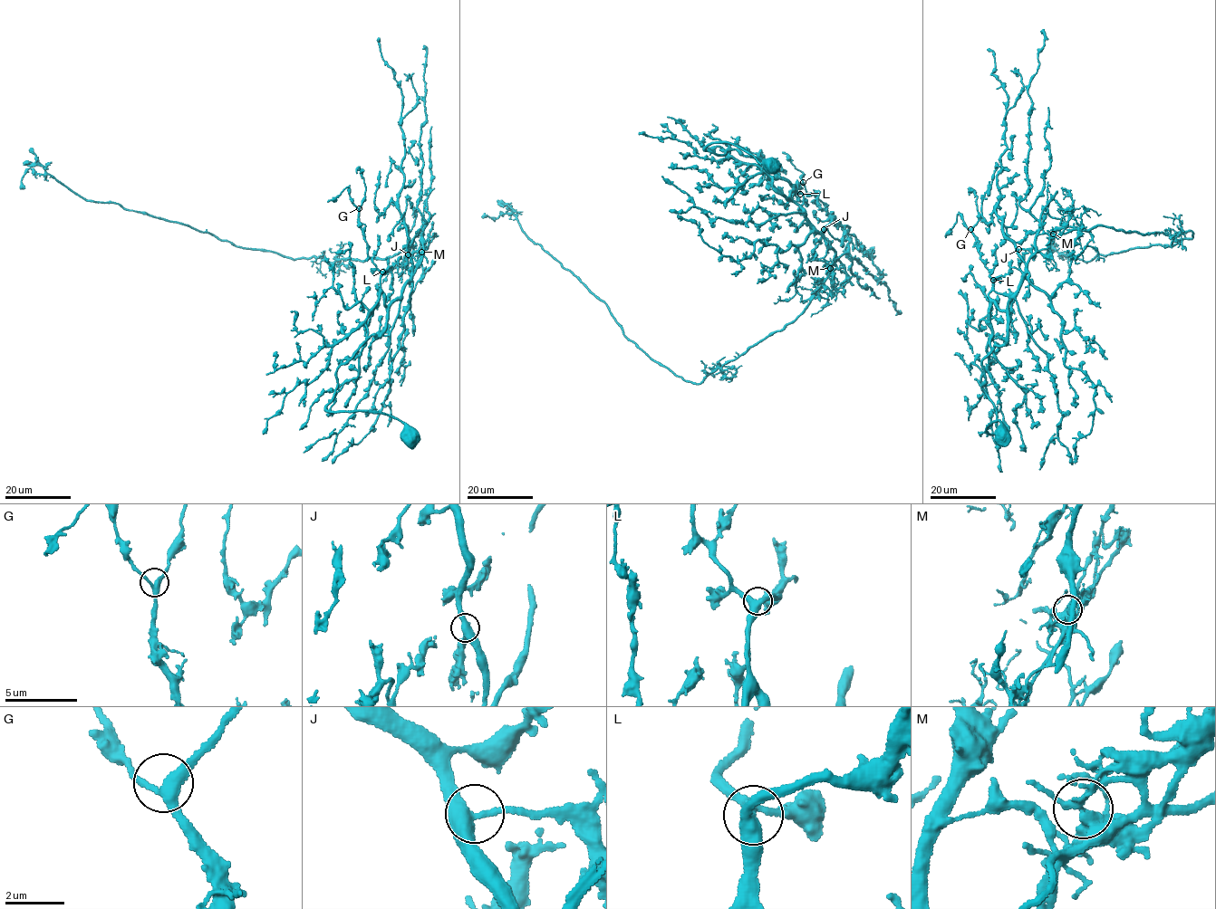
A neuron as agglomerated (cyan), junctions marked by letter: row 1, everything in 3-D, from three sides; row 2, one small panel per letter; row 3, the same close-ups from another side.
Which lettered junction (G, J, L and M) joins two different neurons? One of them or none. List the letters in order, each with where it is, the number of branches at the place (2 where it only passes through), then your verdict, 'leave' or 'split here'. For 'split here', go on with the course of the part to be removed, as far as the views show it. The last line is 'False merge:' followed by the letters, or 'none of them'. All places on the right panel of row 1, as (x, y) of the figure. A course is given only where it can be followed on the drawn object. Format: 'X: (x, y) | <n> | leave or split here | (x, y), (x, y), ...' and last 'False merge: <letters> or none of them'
G: (970, 229) | 3 | leave
J: (1018, 249) | 3 | leave
L: (993, 280) | 3 | leave
M: (1053, 234) | 5 | split here | (1053, 234), (1098, 225), (1174, 237), (1194, 234), (1171, 246), (1100, 253), (1086, 263), (1062, 253), (1070, 272)
False merge: M

